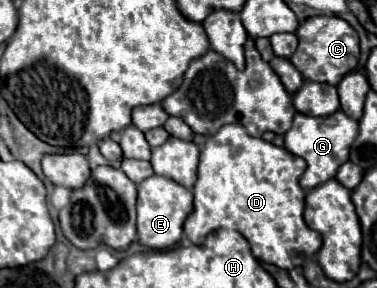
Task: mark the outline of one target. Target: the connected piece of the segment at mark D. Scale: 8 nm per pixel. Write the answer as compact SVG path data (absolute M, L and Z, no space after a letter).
M231 123L221 127L217 133L207 137L199 161L199 177L193 185L193 211L185 219L183 231L191 243L199 245L203 239L217 229L235 229L251 245L251 251L263 263L271 263L279 269L293 269L299 259L313 257L321 247L321 235L307 227L303 221L305 193L299 187L297 179L305 171L305 161L293 157L287 149L267 143L263 139L251 137L243 125Z

